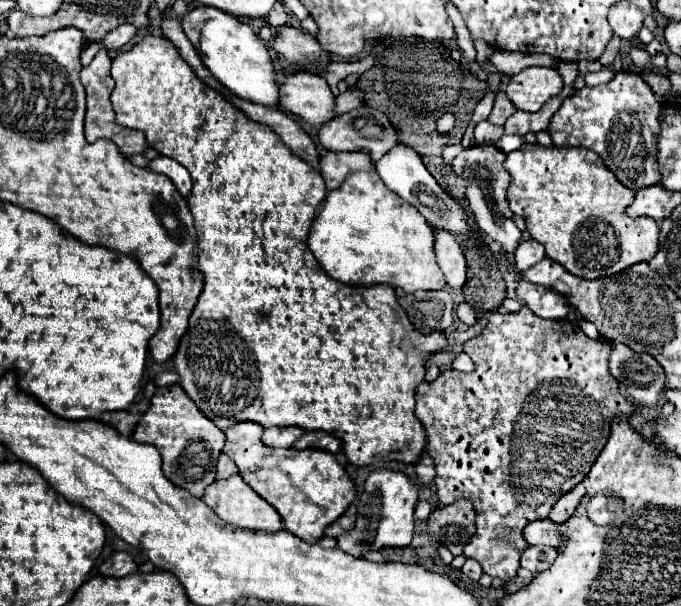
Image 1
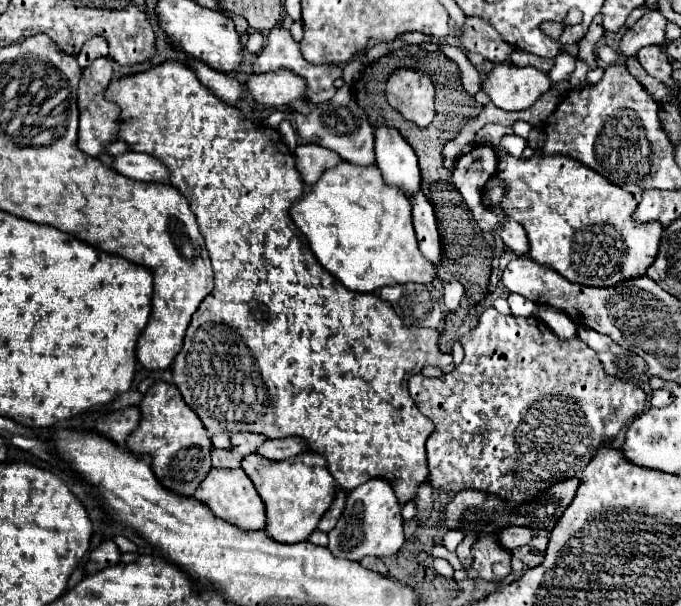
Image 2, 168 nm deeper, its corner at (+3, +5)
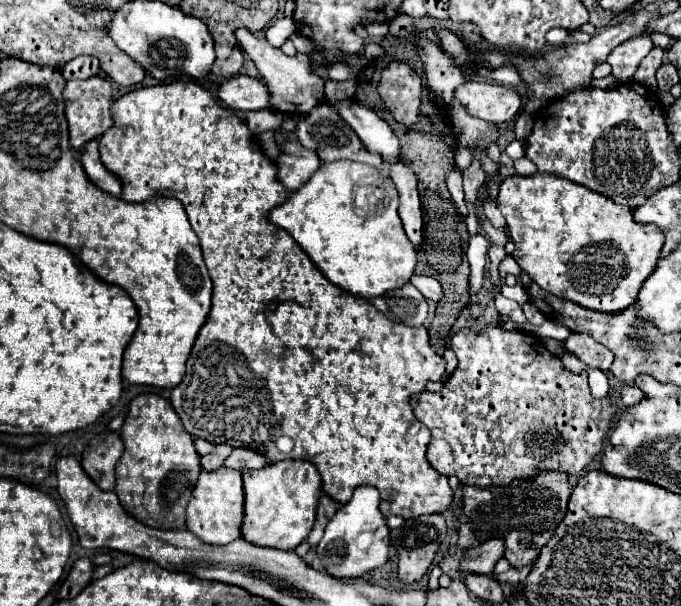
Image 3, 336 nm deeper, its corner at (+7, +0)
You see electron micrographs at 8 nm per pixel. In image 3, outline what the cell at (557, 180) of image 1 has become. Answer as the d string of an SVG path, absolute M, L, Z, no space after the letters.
M536 173L536 175L510 175L500 183L500 195L496 199L500 213L504 215L506 223L508 223L508 235L514 241L514 253L512 257L518 261L518 265L530 275L532 281L536 281L542 289L554 293L556 297L564 297L570 299L582 307L594 309L594 311L604 311L604 313L616 313L626 309L630 303L636 301L638 297L638 289L642 287L642 283L646 281L646 277L654 271L656 261L660 259L660 249L664 245L664 233L656 227L656 225L638 225L632 219L632 209L626 209L614 201L610 201L608 197L602 197L600 193L594 193L592 189L586 189L584 185L574 185L574 181L562 181L562 177L546 177L546 173Z

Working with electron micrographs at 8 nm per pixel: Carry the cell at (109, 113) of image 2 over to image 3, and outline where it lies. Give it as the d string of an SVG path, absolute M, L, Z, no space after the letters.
M94 75L86 81L68 81L64 89L64 101L66 101L66 119L70 125L70 145L74 149L80 149L92 139L98 139L106 129L112 127L112 117L110 117L112 87L106 77Z

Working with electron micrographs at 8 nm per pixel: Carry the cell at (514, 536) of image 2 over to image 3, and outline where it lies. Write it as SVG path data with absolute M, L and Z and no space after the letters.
M490 539L476 549L468 549L460 561L460 569L466 573L492 573L500 557L504 557L504 541Z

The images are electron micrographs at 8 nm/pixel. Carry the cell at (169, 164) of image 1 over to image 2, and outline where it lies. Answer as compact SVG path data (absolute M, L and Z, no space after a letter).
M126 152L112 158L112 170L118 174L138 180L138 182L162 182L166 184L166 166L162 162L154 160L152 156L138 154L138 152Z

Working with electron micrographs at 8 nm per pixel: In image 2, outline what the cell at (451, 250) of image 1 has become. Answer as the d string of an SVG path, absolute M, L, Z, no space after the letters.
M414 192L410 196L410 204L412 204L412 222L414 222L418 246L432 264L438 264L442 248L440 248L440 234L436 228L434 208L424 196L424 192Z

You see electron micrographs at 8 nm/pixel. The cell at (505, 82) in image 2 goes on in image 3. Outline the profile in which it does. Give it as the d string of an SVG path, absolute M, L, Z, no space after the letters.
M468 79L454 93L458 101L468 107L470 115L494 125L514 119L522 105L522 97L516 89L476 79Z

